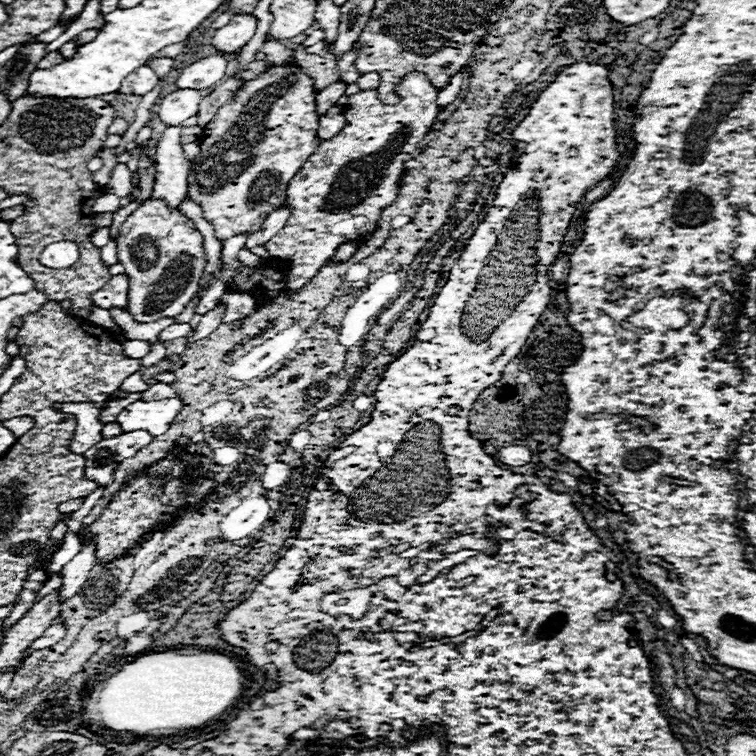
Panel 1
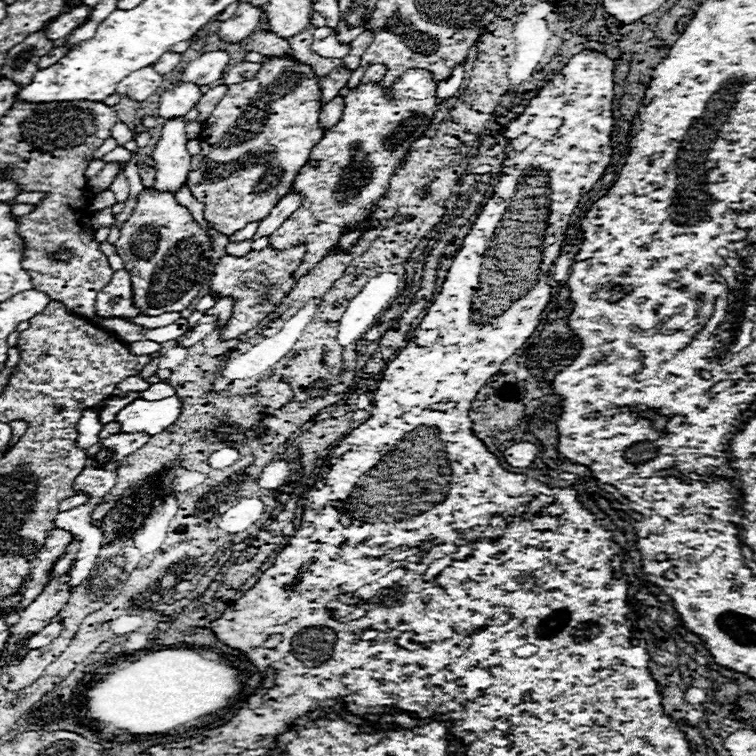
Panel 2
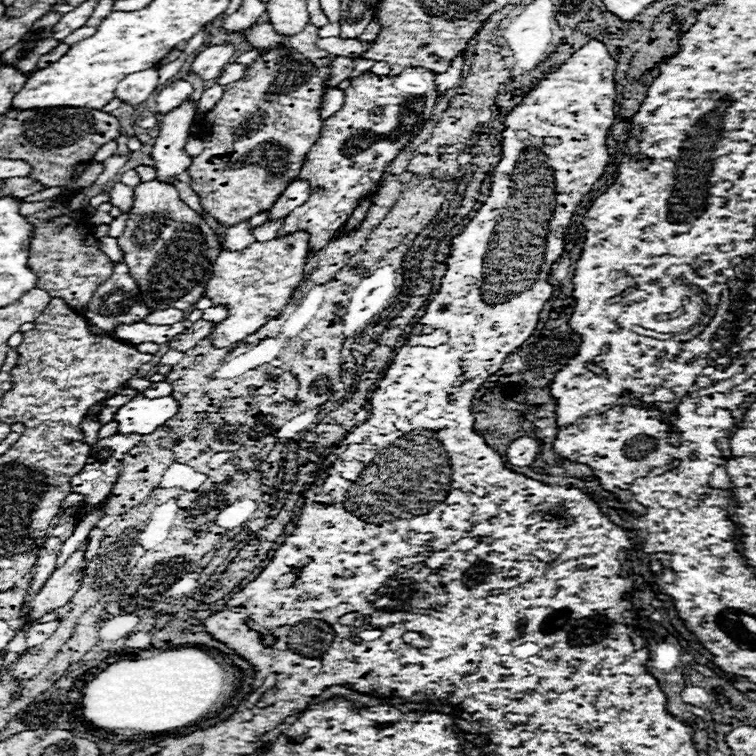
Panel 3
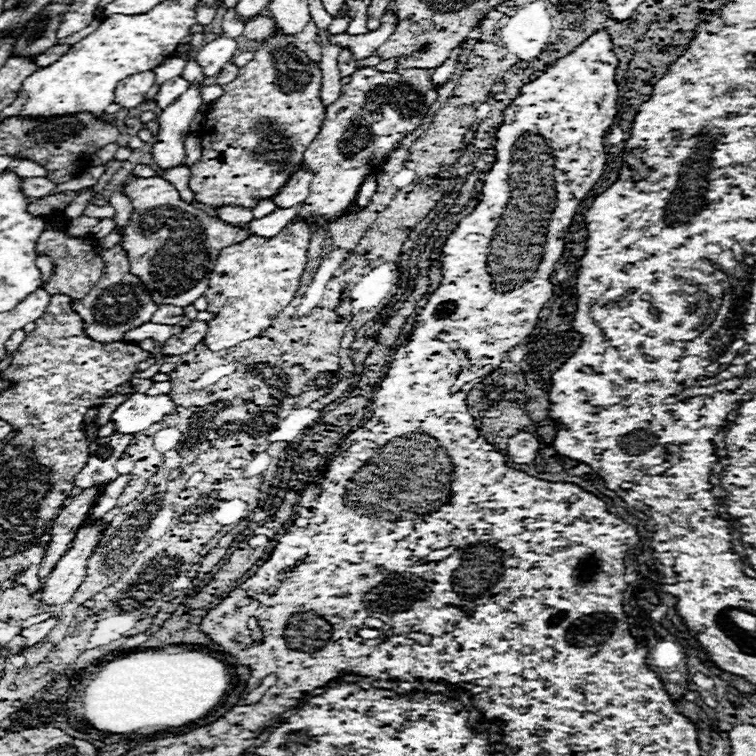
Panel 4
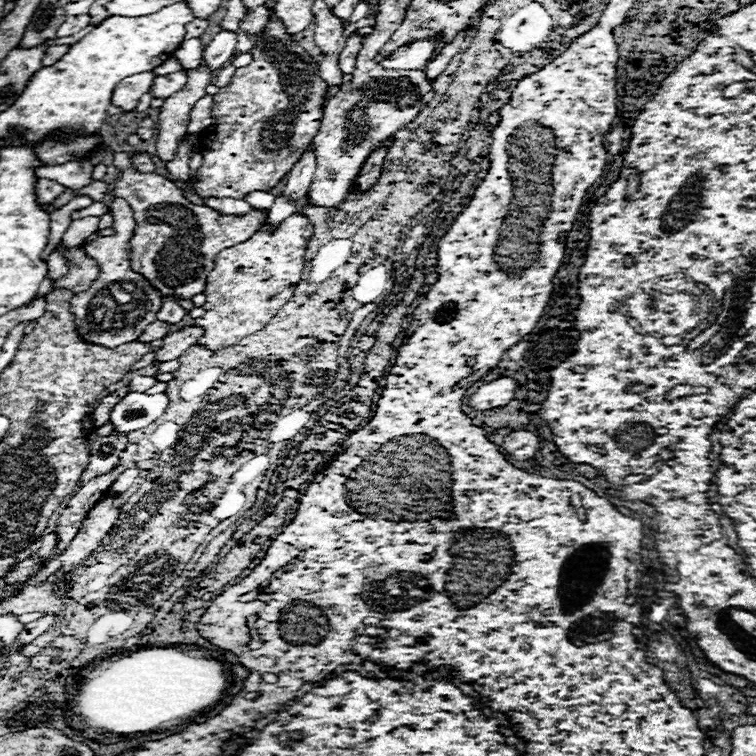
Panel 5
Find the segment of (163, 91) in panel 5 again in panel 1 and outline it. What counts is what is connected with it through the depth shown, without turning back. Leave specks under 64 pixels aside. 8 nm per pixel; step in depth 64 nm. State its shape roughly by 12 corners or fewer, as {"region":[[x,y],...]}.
{"region":[[176,90],[162,98],[164,126],[180,126],[198,114],[198,90]]}

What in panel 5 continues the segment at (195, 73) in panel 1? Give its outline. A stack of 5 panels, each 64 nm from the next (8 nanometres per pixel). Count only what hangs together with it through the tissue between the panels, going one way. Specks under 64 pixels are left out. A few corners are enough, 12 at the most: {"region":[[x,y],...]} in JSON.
{"region":[[222,30],[204,48],[204,64],[222,68],[234,56],[236,34]]}

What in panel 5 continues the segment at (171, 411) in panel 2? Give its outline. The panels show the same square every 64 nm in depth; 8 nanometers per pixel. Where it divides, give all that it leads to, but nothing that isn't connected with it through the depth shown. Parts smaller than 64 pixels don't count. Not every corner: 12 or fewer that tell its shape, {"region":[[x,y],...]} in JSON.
{"region":[[126,394],[112,410],[116,432],[152,424],[168,408],[166,394]]}

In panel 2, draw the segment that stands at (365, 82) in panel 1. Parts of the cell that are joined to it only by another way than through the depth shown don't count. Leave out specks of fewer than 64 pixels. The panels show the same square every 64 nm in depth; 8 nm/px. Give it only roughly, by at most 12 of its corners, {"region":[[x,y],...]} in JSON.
{"region":[[370,66],[360,82],[380,82],[384,66]]}

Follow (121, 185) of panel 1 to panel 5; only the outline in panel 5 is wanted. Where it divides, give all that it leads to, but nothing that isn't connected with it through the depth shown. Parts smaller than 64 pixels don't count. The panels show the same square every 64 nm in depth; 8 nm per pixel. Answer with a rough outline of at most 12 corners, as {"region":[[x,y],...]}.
{"region":[[110,202],[116,234],[83,244],[100,276],[72,296],[76,330],[114,348],[138,340],[162,306],[130,266],[130,204]]}

